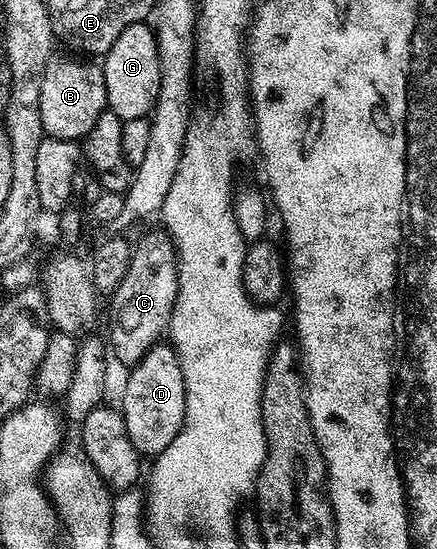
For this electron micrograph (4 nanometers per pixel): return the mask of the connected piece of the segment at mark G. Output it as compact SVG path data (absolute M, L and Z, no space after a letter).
M137 22L124 28L124 32L116 36L116 44L112 44L110 51L104 55L100 67L104 84L107 85L106 105L116 117L127 122L147 117L153 111L160 88L160 60L158 39L146 22Z

